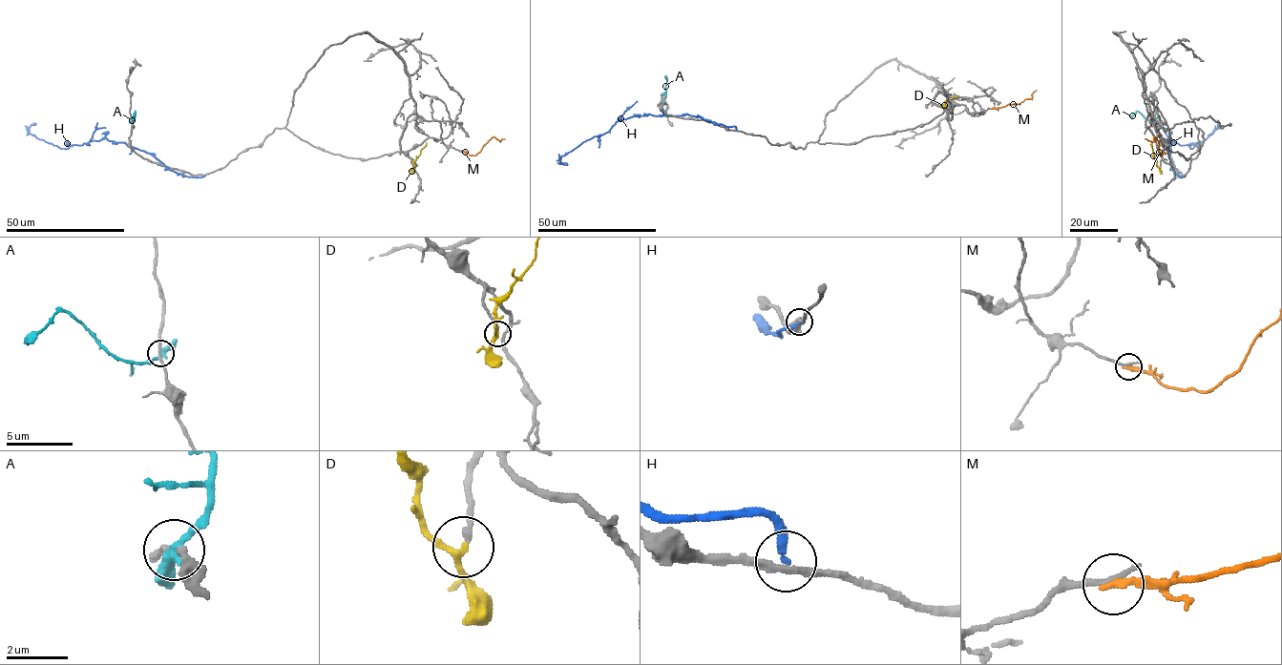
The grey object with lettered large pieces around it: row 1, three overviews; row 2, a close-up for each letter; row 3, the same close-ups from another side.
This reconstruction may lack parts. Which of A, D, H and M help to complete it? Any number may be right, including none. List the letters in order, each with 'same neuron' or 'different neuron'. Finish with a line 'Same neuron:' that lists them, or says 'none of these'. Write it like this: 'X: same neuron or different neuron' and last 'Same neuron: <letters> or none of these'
A: different neuron
D: same neuron
H: different neuron
M: different neuron
Same neuron: D

